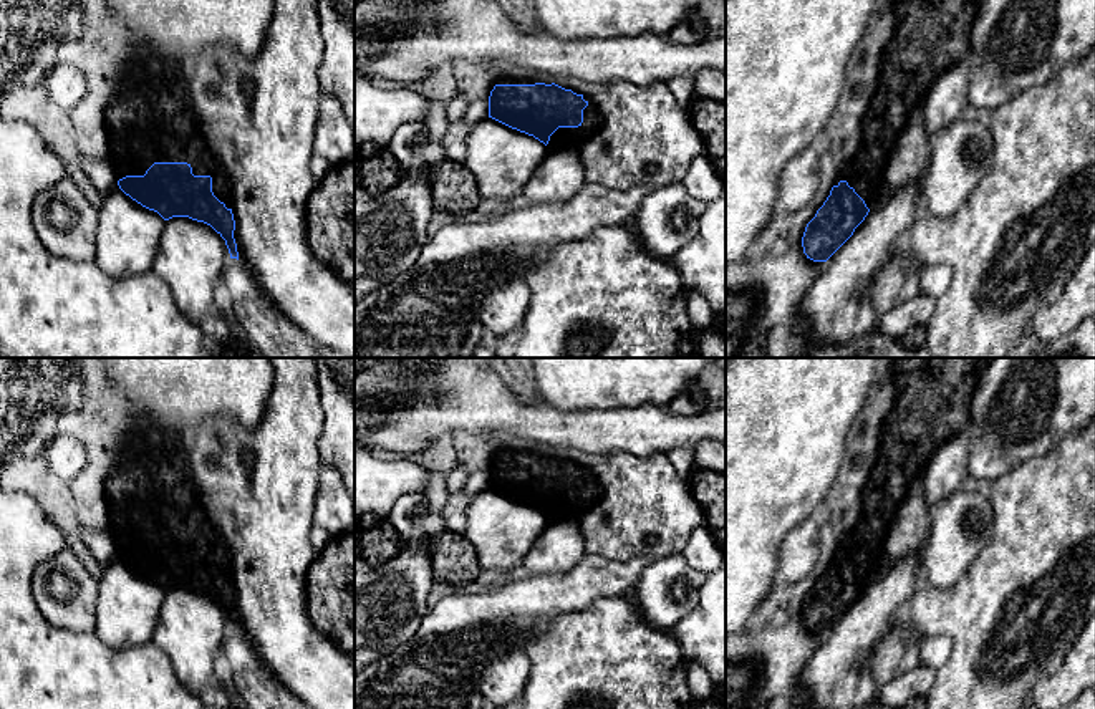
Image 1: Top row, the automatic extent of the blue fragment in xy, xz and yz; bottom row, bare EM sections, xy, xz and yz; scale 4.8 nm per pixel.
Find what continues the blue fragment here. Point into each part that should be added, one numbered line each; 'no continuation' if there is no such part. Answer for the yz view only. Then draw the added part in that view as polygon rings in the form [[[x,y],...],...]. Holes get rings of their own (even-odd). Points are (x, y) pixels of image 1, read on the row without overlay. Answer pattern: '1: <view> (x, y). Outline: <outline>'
1: yz (933, 395). Outline: [[[893,358],[896,401],[860,490],[856,522],[835,552],[847,552],[870,581],[880,573],[883,543],[913,480],[946,441],[966,431],[977,381],[992,359]]]

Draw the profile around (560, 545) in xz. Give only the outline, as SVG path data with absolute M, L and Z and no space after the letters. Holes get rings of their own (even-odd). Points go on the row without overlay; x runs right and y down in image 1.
M548 522L523 557L522 567L530 576L570 572L585 555L585 542L578 522Z

